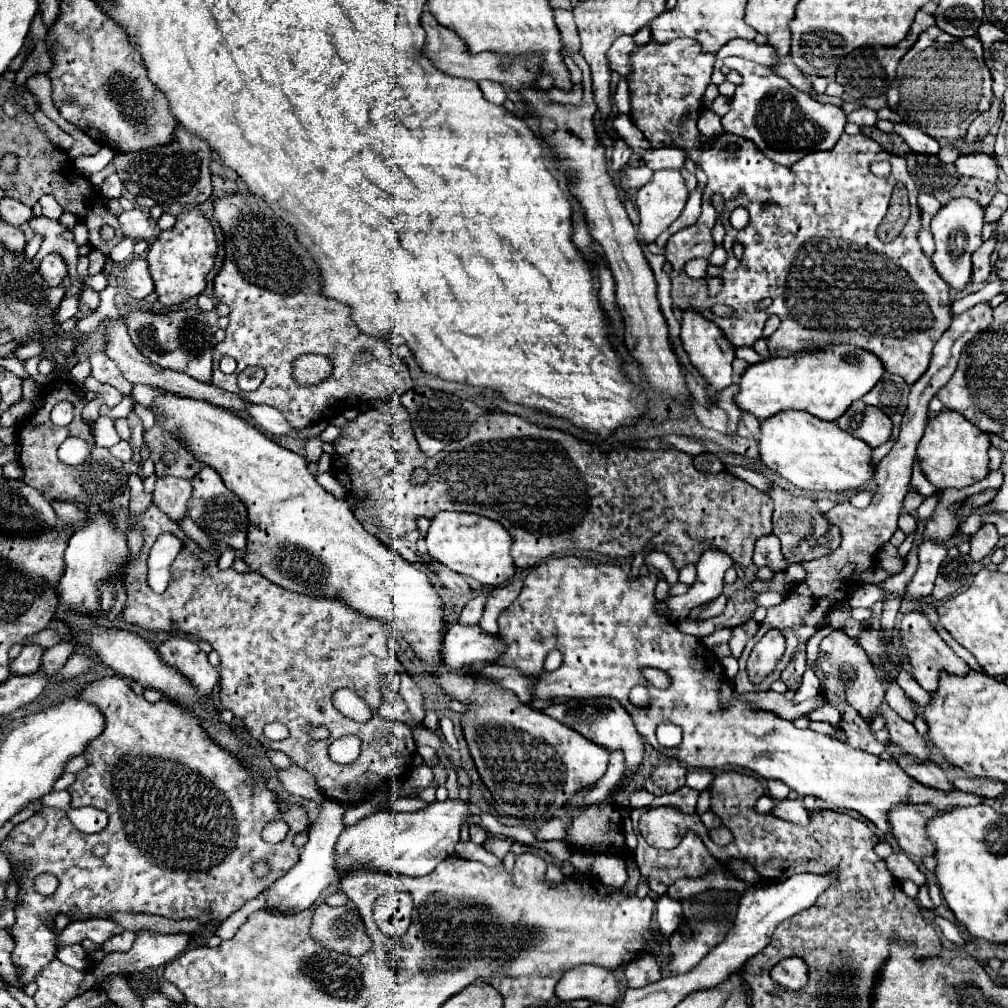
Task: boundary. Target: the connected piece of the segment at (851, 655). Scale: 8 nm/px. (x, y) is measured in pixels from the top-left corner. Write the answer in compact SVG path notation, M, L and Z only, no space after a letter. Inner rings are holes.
M835 630L831 632L821 644L819 644L819 660L817 666L827 674L827 682L823 686L825 698L829 700L829 704L833 704L837 708L837 698L843 696L851 706L855 706L855 710L869 720L879 706L885 700L885 686L881 684L879 676L877 676L877 668L871 662L871 658L867 656L867 652L859 646L857 638L847 636L843 630ZM823 652L827 652L829 656L825 658Z

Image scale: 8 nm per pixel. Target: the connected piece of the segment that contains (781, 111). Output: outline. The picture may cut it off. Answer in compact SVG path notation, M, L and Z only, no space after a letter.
M729 58L729 68L737 70L743 80L731 98L731 110L721 118L725 132L731 132L731 134L751 140L767 158L771 158L783 166L795 164L797 160L801 160L809 152L831 150L835 146L835 142L839 140L839 136L843 134L843 128L847 124L845 112L839 106L815 102L809 94L793 88L787 80L777 76L771 68L763 68L761 64L741 64L741 62L747 62L747 60Z

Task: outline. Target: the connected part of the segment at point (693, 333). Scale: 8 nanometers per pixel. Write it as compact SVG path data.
M687 308L683 310L683 320L681 320L681 340L683 340L683 346L693 362L693 366L699 368L699 372L705 376L705 380L711 384L711 392L709 394L715 394L715 390L721 390L725 386L731 384L731 362L735 358L735 348L731 346L731 342L723 336L721 328L717 324L713 324L711 320L703 318L699 312Z

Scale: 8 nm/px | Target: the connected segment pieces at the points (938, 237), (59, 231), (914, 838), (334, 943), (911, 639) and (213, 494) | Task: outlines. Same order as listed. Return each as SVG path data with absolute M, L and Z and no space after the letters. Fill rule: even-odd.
M955 198L945 204L931 220L931 232L935 238L933 266L939 276L957 290L963 290L971 278L971 254L983 244L981 230L985 224L985 208L971 198Z
M45 216L31 218L27 224L31 226L31 230L35 234L41 234L43 236L43 242L41 242L43 256L47 256L51 252L63 256L63 260L67 264L67 276L77 278L79 276L77 274L77 258L79 258L79 252L77 252L75 240L73 240L73 232L69 232L57 220L49 220Z
M895 804L889 810L889 826L899 848L911 858L923 858L935 852L931 840L923 832L923 824L935 816L933 804Z
M319 904L315 914L313 914L313 926L311 926L311 936L315 940L319 940L325 948L329 950L337 950L337 952L347 952L349 956L363 956L365 952L371 950L371 940L365 932L365 926L363 926L363 920L359 916L357 910L351 910L351 908L345 908L345 906L337 906L337 908L331 908L327 904Z
M909 612L903 616L903 620L901 620L901 644L903 644L907 660L911 664L913 678L927 692L935 692L937 676L941 670L947 670L951 674L967 674L969 672L969 666L941 640L941 636L935 632L931 622L921 612Z
M211 466L203 468L195 476L193 484L193 496L191 496L191 508L189 508L189 518L215 542L229 546L233 550L245 550L247 548L247 528L249 528L249 516L247 516L247 506L235 496L225 482L221 480L219 472Z

